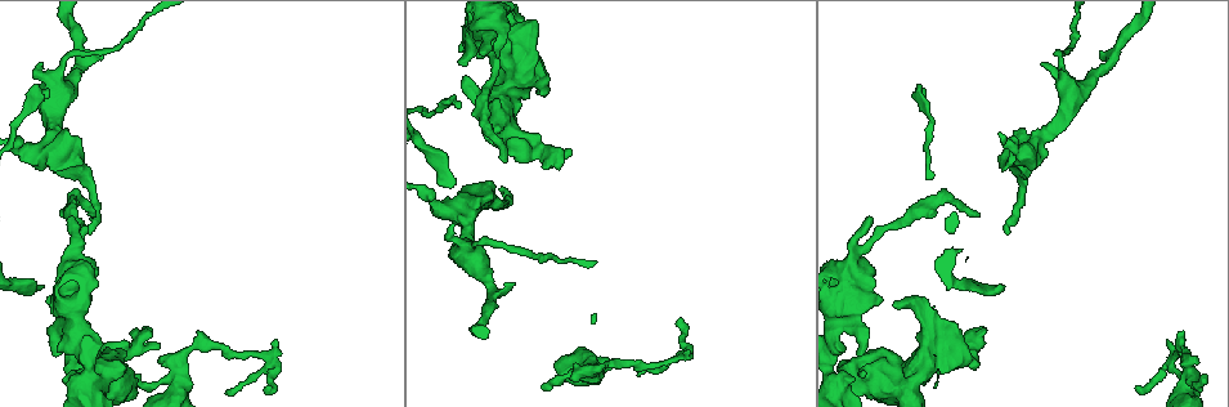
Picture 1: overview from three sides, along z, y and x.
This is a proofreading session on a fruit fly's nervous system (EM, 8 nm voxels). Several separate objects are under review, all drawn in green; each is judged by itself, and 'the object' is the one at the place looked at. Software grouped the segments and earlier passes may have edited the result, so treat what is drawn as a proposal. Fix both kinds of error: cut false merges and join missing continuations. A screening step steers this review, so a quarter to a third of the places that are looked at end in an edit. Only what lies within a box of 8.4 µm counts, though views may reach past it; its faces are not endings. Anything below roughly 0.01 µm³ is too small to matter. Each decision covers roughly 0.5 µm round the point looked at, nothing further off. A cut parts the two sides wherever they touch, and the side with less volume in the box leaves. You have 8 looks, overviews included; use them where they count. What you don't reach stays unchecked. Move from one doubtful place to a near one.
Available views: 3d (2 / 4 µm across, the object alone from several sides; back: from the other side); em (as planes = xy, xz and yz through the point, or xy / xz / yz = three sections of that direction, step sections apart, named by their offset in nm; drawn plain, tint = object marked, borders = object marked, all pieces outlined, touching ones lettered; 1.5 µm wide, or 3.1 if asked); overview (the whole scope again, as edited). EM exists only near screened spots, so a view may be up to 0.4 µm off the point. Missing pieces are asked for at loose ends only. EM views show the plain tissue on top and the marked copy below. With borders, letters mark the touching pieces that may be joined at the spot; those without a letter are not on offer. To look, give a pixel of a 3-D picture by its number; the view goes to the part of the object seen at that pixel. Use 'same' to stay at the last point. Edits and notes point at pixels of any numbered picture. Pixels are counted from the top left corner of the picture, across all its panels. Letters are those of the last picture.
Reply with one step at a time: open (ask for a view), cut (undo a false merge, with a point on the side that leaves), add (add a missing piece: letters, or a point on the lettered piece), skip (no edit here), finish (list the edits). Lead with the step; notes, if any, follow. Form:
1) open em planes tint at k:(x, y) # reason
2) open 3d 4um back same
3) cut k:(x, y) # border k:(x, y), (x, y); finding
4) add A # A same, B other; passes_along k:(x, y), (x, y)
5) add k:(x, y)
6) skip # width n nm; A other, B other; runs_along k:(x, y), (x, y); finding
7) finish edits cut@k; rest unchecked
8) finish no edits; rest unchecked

open em planes tint at 1:(453, 225) # thin end

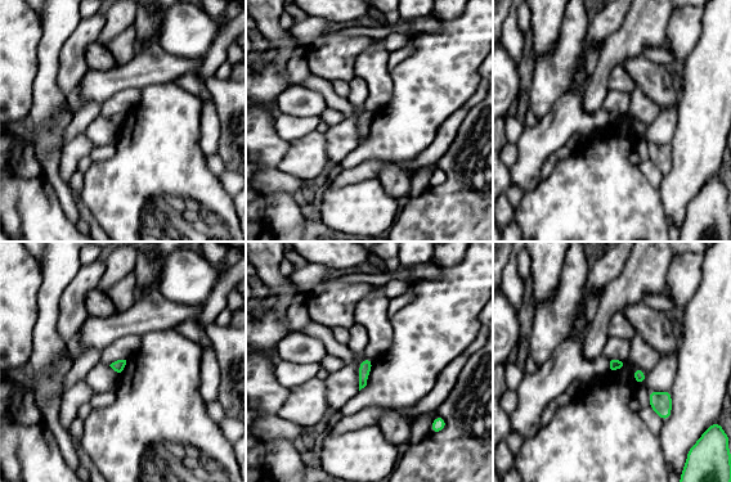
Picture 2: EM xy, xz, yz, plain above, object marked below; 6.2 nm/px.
open em planes borders same

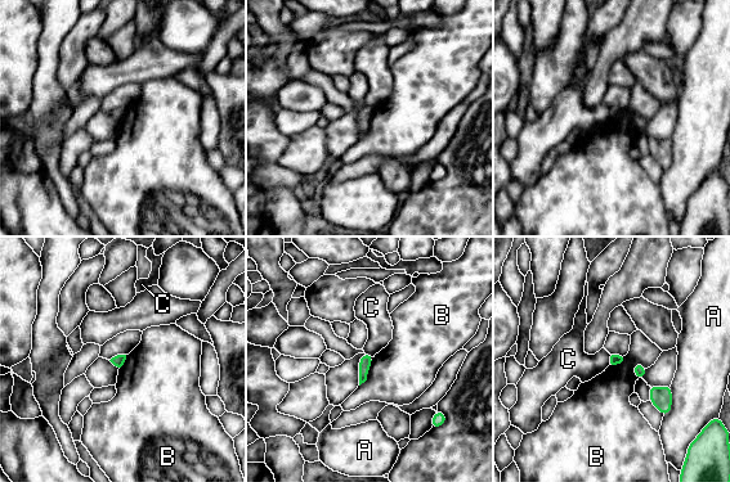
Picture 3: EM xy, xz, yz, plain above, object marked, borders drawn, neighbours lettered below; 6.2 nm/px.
skip # longest_contact B 220 nm; A other, B other, C other; border 3:(375, 356), (367, 378), (359, 386); none of them fits

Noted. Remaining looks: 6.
open 3d 2um at 1:(41, 287) # free end

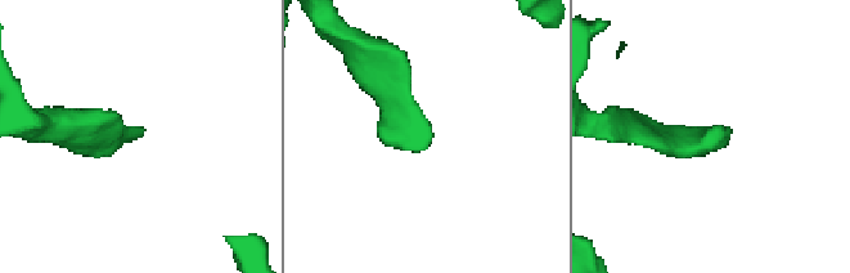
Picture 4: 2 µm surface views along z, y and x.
open em xz step 4 tint at 4:(144, 129)

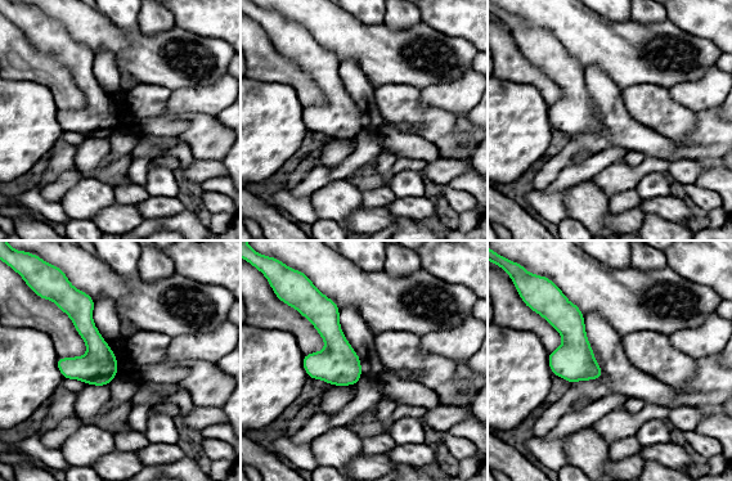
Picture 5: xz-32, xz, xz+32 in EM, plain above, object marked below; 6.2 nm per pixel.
open em planes borders same

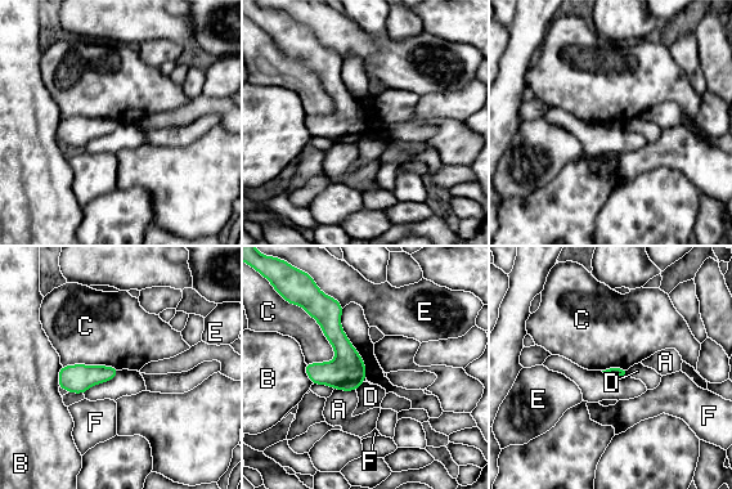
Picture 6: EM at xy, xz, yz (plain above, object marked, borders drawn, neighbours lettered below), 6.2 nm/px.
skip # longest_contact C 400 nm; A other, B other, C other, D other, E other, F other; none of them fits

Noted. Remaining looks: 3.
open 3d 4um at 1:(850, 265) # sharp bend

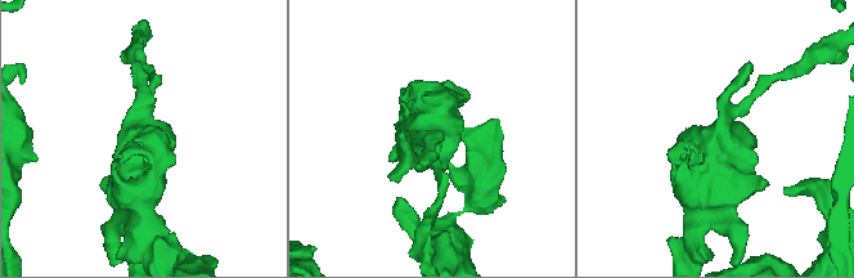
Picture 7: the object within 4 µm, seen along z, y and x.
open em yz step 4 borders at 7:(137, 130) # now the EM

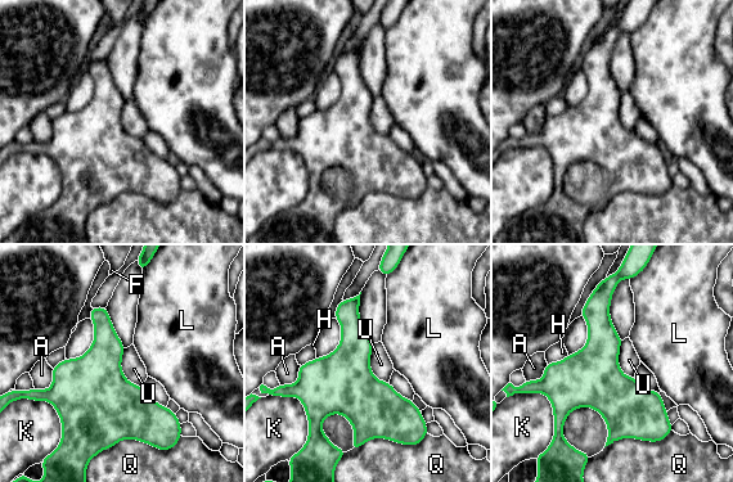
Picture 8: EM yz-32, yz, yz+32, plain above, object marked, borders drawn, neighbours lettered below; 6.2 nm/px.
skip # width 360 nm; A other, F other, H other, K other, L other, Q other, U other; runs_along 8:(597, 292), (597, 364), (563, 399), (560, 441); all the same neuron

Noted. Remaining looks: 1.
finish no edits; rest unchecked

